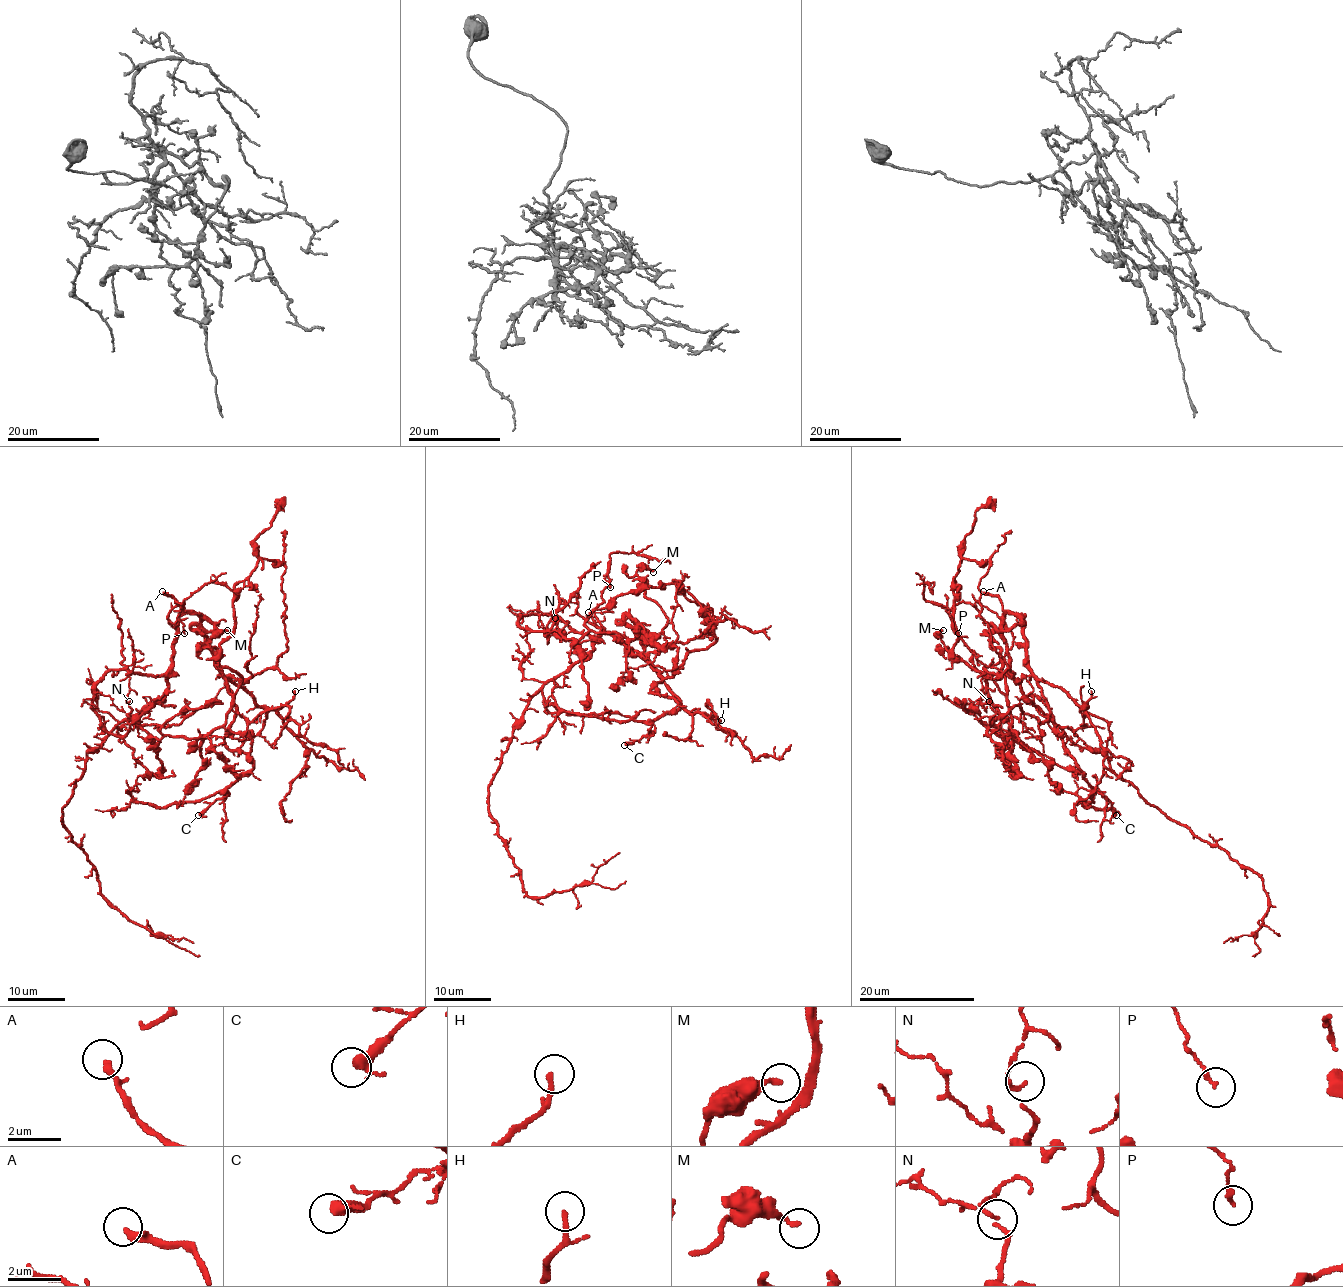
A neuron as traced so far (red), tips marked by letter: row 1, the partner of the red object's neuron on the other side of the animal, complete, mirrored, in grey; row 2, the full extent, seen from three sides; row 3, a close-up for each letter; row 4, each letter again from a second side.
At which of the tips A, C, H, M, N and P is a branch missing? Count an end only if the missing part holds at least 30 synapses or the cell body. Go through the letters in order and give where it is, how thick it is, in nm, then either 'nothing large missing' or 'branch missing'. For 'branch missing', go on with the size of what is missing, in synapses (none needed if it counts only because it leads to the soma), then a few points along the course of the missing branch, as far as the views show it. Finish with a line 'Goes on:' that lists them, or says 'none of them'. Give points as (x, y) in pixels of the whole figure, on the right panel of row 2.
A: place (983, 591); calibre 190 nm; branch missing
C: place (1116, 815); calibre 320 nm; nothing large missing
H: place (1091, 691); calibre 150 nm; nothing large missing
M: place (943, 630); calibre 200 nm; nothing large missing
N: place (989, 701); calibre 100 nm; nothing large missing
P: place (958, 633); calibre 180 nm; nothing large missing
Goes on: A

